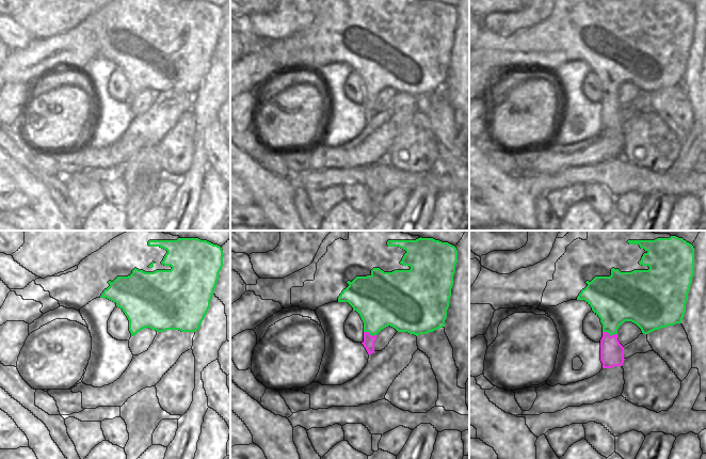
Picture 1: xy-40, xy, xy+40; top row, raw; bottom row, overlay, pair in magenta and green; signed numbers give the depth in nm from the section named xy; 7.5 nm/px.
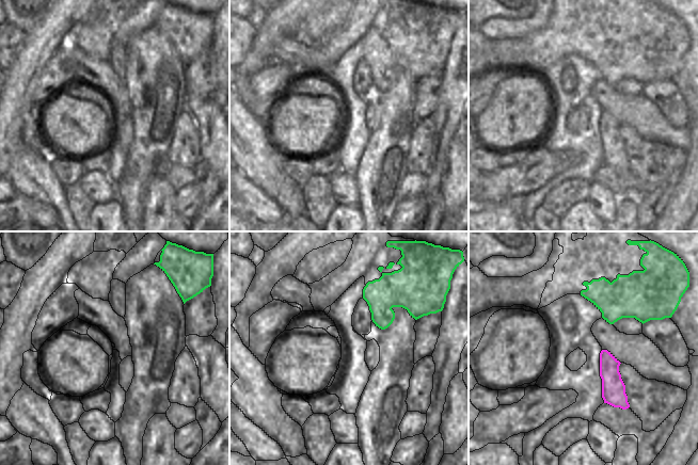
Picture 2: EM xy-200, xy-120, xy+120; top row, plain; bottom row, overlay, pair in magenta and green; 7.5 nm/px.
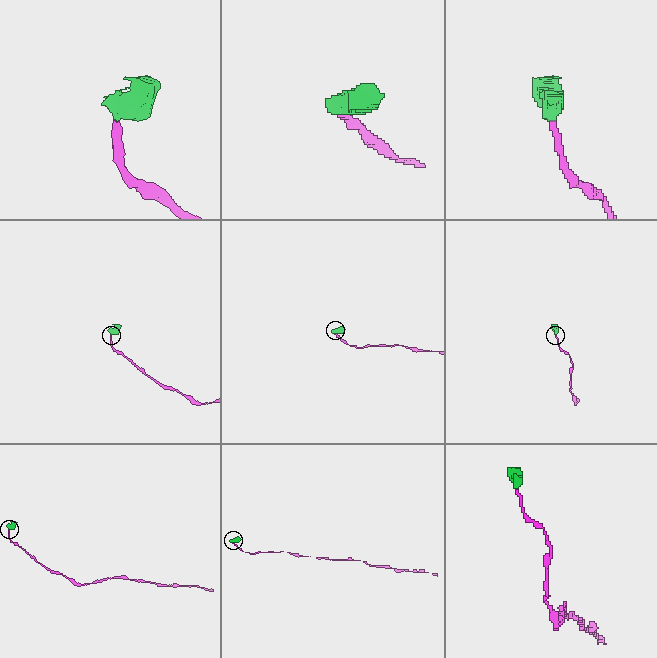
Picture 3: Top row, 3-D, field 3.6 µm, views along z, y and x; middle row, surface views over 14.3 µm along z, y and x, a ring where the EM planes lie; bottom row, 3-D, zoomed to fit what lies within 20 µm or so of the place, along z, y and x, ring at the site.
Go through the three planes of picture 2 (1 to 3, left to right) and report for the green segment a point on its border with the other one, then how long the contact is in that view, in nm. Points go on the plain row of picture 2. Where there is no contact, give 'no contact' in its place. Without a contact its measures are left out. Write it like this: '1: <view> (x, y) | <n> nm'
1: no contact
2: no contact
3: no contact

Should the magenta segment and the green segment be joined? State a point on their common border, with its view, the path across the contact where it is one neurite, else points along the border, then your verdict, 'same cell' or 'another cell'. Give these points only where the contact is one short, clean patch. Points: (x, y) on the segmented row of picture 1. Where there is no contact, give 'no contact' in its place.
xy+40 (609, 335) | along xy+40 (603, 331), (610, 335), (616, 334) | another cell

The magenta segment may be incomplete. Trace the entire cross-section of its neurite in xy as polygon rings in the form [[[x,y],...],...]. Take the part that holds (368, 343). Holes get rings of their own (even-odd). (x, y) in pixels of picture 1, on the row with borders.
[[[364,332],[364,342],[362,344],[366,348],[369,355],[374,352],[375,339],[376,335],[371,336],[369,332]]]

